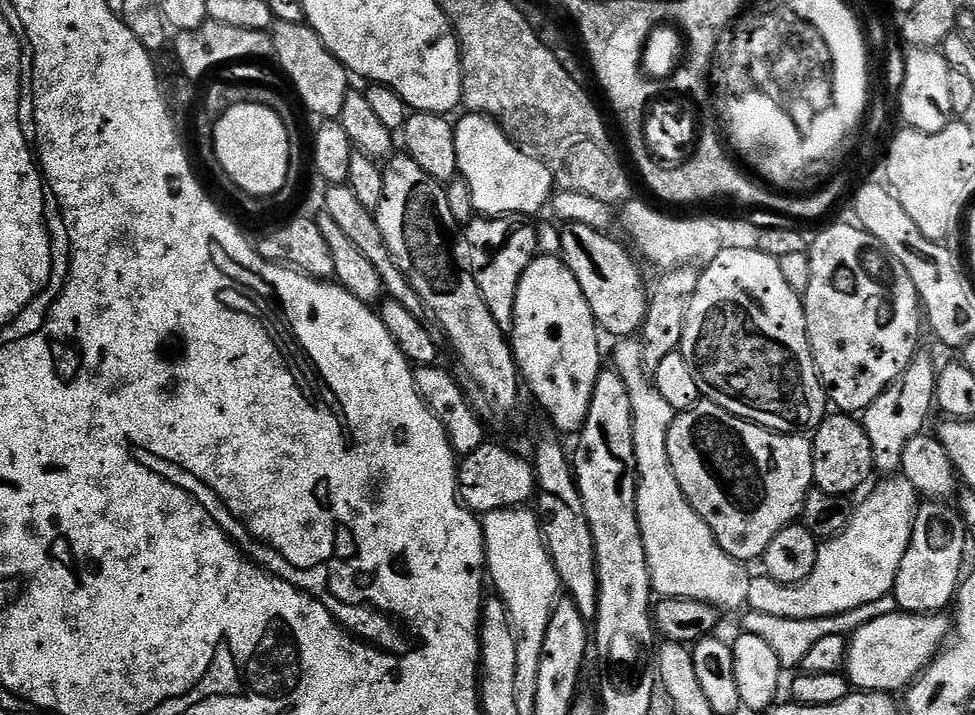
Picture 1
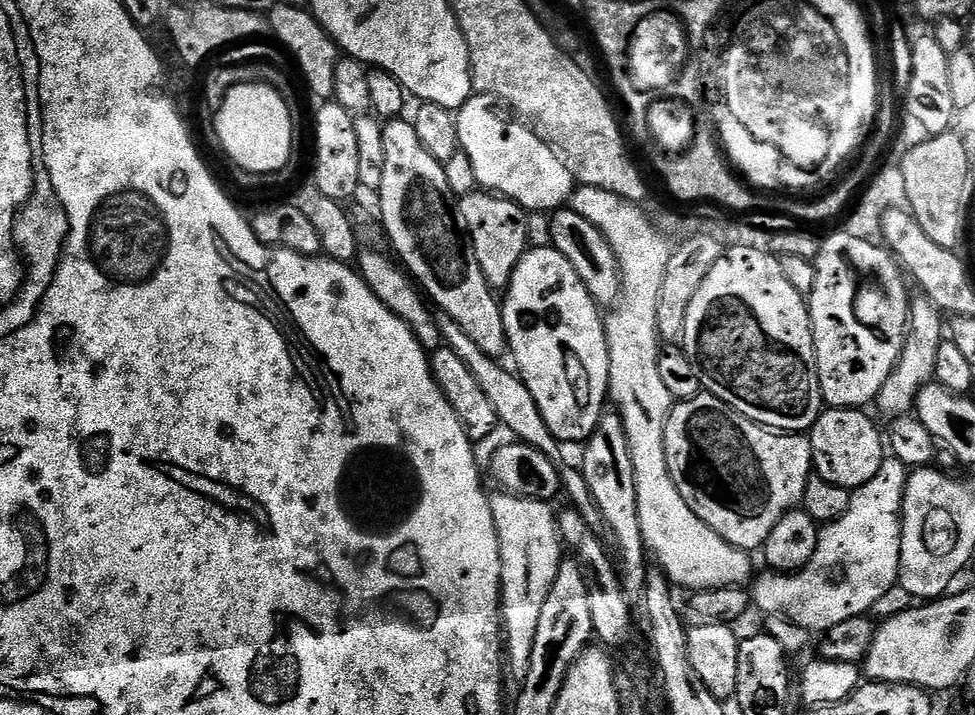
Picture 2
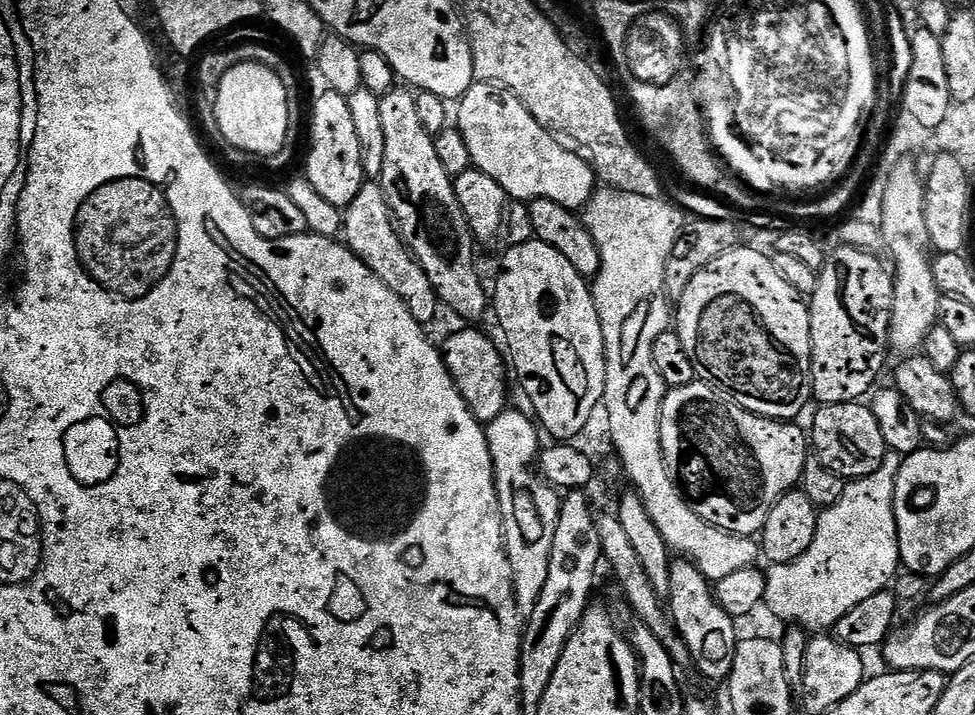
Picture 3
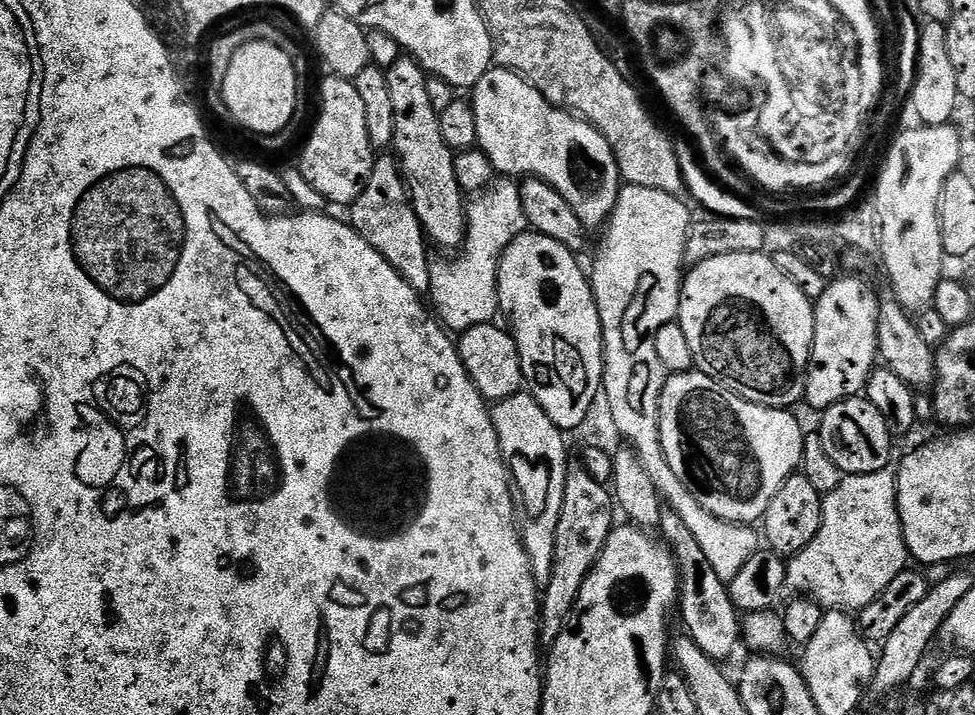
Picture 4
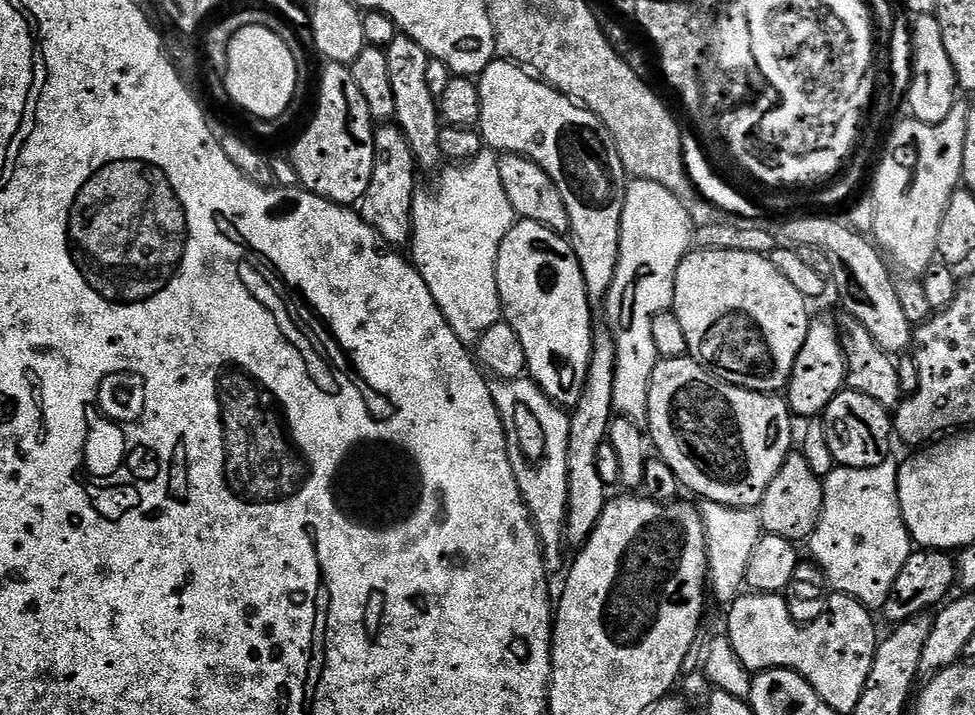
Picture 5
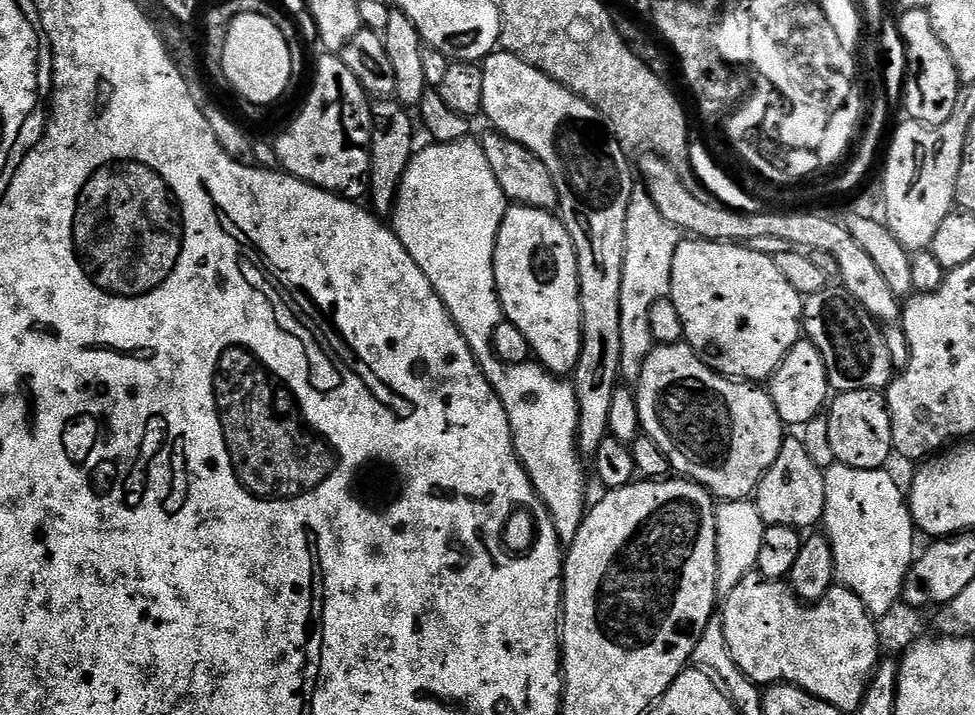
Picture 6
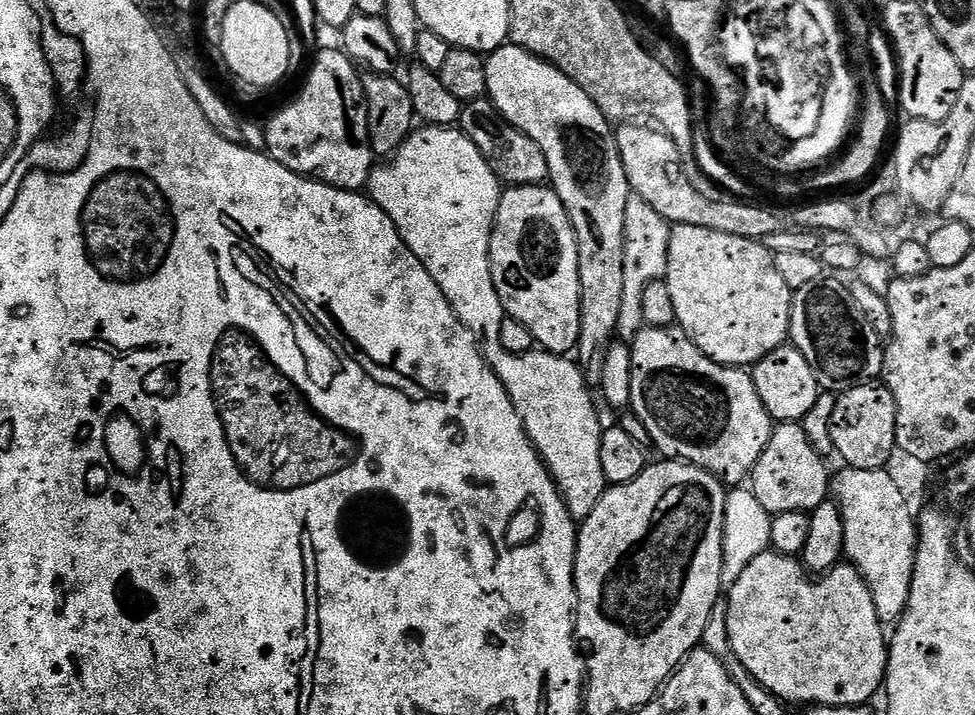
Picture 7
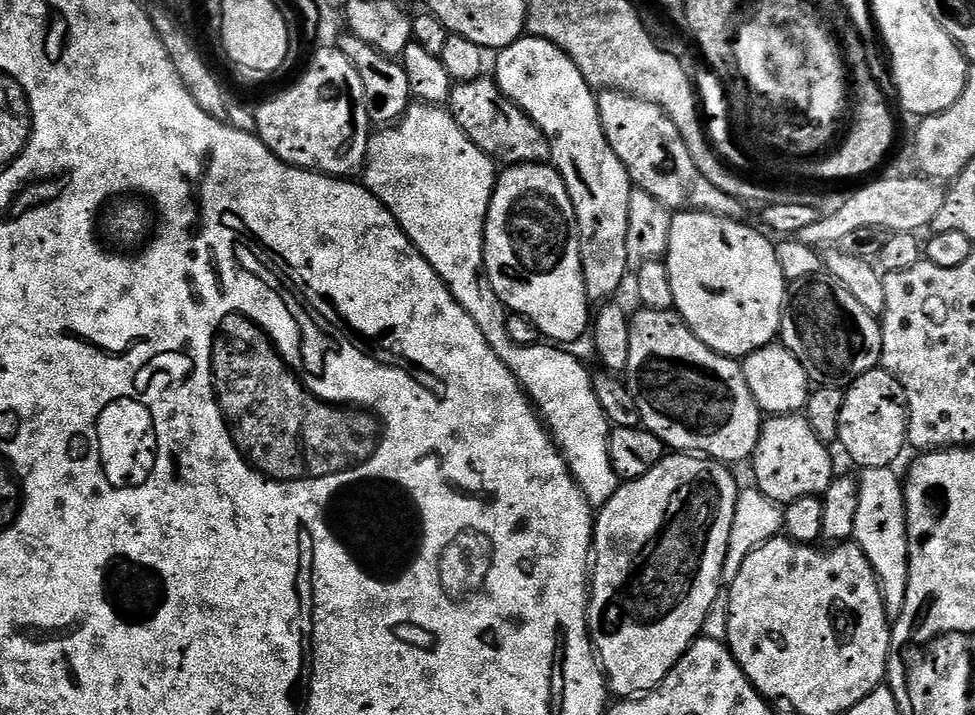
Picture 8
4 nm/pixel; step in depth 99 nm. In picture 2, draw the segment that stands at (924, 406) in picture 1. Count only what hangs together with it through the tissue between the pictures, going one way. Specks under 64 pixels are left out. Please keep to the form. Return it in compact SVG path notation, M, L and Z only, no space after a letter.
M920 294L911 301L908 309L908 336L904 339L904 349L900 360L890 370L890 378L882 382L882 390L875 398L875 407L880 407L888 418L909 415L916 407L916 396L922 386L933 383L938 362L938 346L946 336L946 320L939 308Z

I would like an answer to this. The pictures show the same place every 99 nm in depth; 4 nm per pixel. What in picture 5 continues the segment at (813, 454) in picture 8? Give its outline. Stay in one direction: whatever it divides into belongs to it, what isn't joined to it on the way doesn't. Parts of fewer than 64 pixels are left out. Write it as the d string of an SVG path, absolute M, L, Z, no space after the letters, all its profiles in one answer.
M789 454L786 462L774 474L774 482L766 486L758 515L761 529L769 536L781 536L793 542L807 541L818 526L824 505L824 481L806 463L802 454Z

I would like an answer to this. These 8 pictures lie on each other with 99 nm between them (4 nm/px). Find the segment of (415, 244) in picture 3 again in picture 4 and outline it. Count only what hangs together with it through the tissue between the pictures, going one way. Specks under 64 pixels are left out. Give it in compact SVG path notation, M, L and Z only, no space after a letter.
M401 55L386 70L386 86L390 90L390 103L394 106L394 138L392 148L400 165L400 175L408 187L408 196L412 199L412 209L418 214L424 235L433 245L441 248L441 253L452 254L463 248L466 235L466 196L454 178L454 153L442 142L440 118L426 95L426 82L429 77L423 68L411 56Z

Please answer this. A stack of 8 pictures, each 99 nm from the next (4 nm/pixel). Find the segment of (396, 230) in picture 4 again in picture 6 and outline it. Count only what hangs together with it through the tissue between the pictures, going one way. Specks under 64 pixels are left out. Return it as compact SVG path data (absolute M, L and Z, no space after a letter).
M380 98L372 104L372 161L368 171L368 182L370 185L370 201L372 200L373 204L371 204L371 207L380 214L391 213L392 209L395 208L400 183L414 155L414 147L412 148L412 143L416 140L415 134L412 133L414 116L413 113L411 116L408 112L411 111L395 98Z

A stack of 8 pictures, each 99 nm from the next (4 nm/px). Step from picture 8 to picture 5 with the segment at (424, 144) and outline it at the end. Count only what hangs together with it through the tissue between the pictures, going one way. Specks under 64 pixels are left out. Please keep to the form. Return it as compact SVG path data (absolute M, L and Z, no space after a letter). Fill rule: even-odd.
M482 150L476 159L467 161L463 166L446 168L439 173L441 176L436 188L429 192L417 191L412 203L410 260L415 264L418 274L422 274L430 294L434 294L434 302L438 302L450 330L454 330L463 344L472 346L483 332L490 330L490 326L501 323L496 277L498 250L518 217L510 206L510 198L506 198L506 190L502 190L502 177L498 175L498 156L495 151ZM531 378L491 381L492 397L498 406L506 434L508 457L516 481L524 495L524 504L532 516L540 546L544 549L544 566L549 573L563 569L564 519L568 509L568 471L566 446L568 445L569 413L543 392Z

